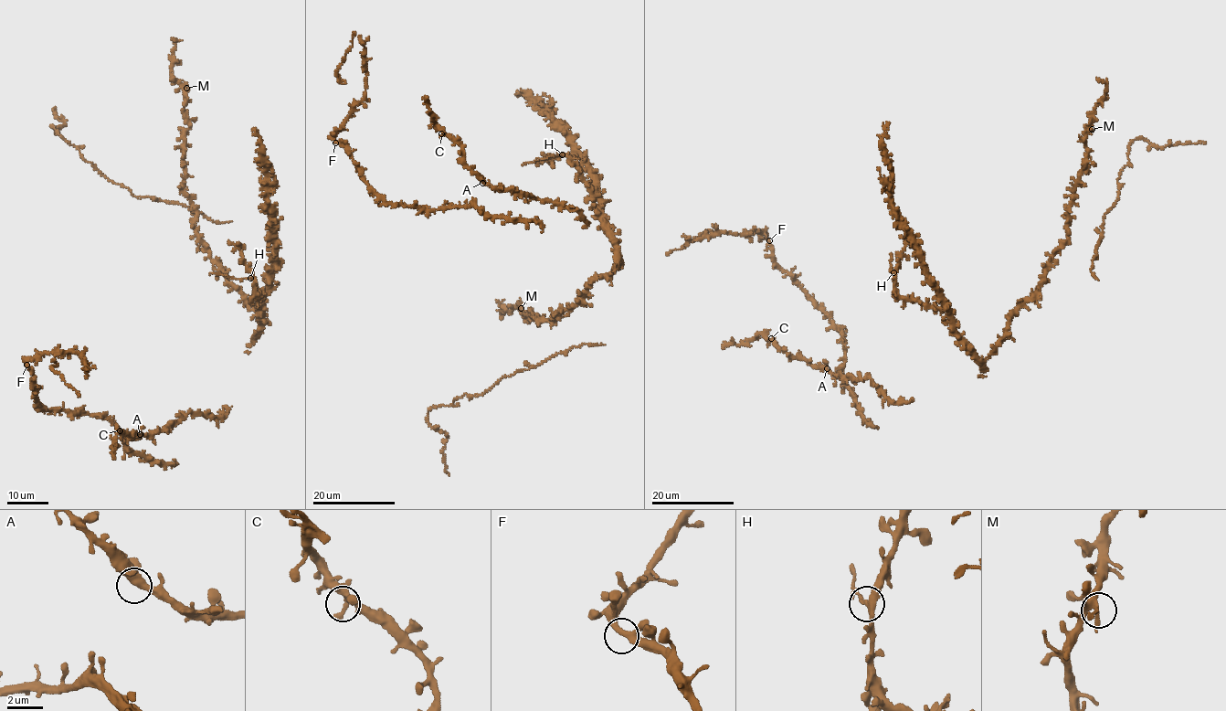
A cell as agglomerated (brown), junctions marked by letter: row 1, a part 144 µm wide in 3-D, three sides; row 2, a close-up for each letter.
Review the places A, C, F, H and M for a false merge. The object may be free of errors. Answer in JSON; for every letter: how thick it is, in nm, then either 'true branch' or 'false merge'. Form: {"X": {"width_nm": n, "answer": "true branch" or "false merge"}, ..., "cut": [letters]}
{"A": {"width_nm": 400, "answer": "true branch"}, "C": {"width_nm": 240, "answer": "true branch"}, "F": {"width_nm": 280, "answer": "true branch"}, "H": {"width_nm": 280, "answer": "false merge"}, "M": {"width_nm": 200, "answer": "true branch"}, "cut": ["H"]}

